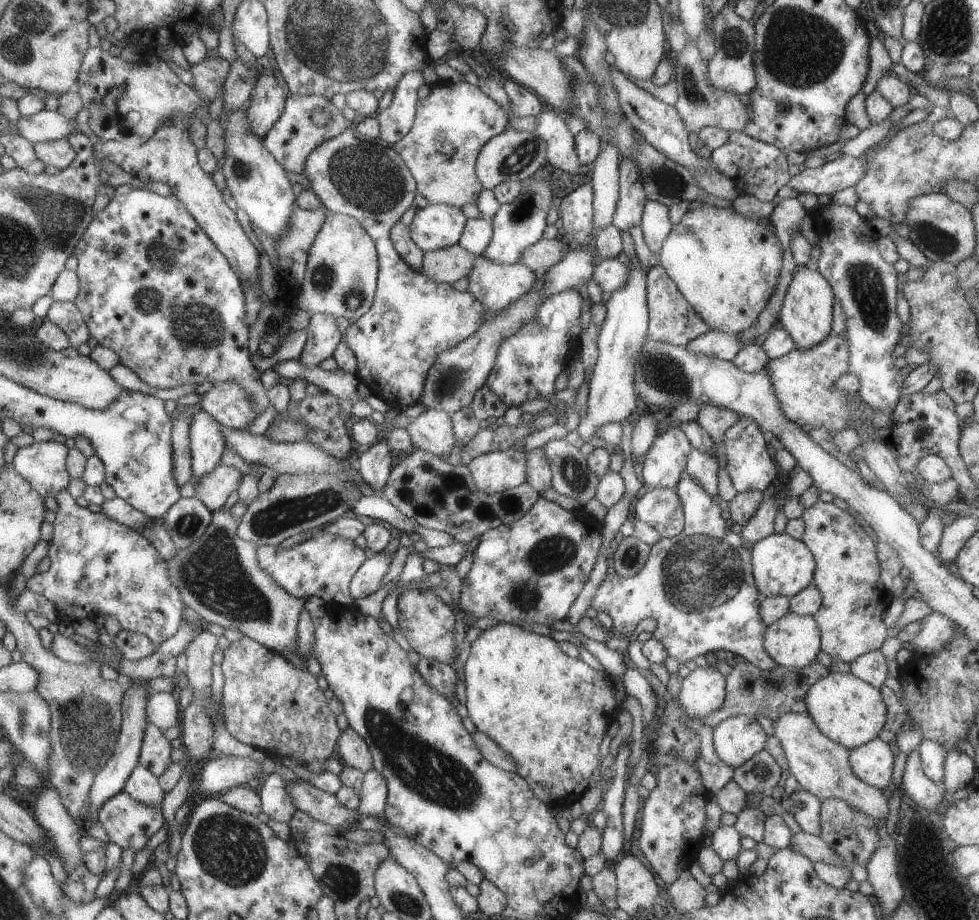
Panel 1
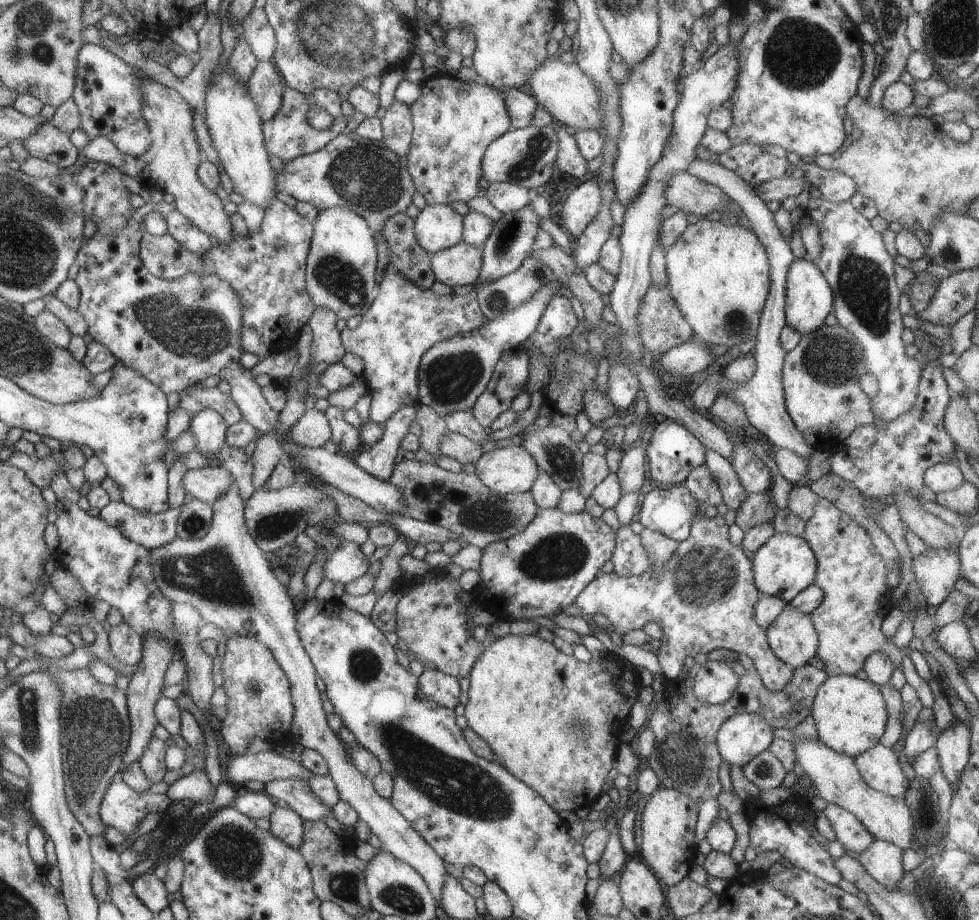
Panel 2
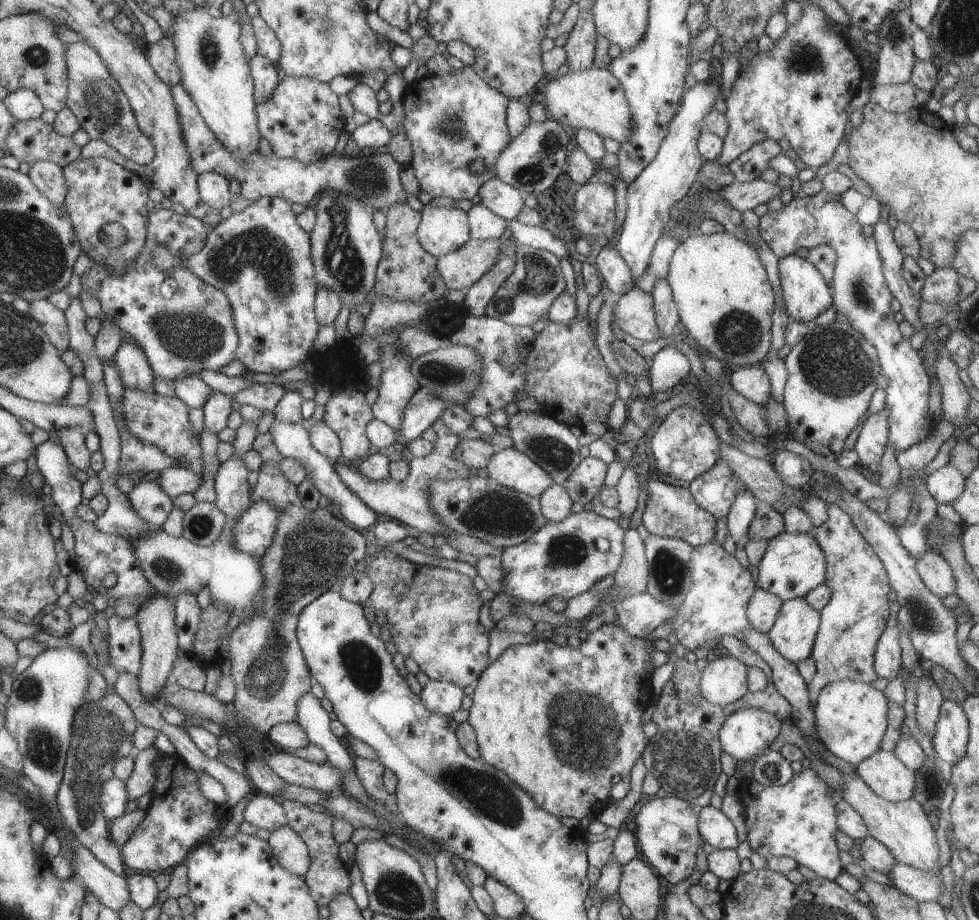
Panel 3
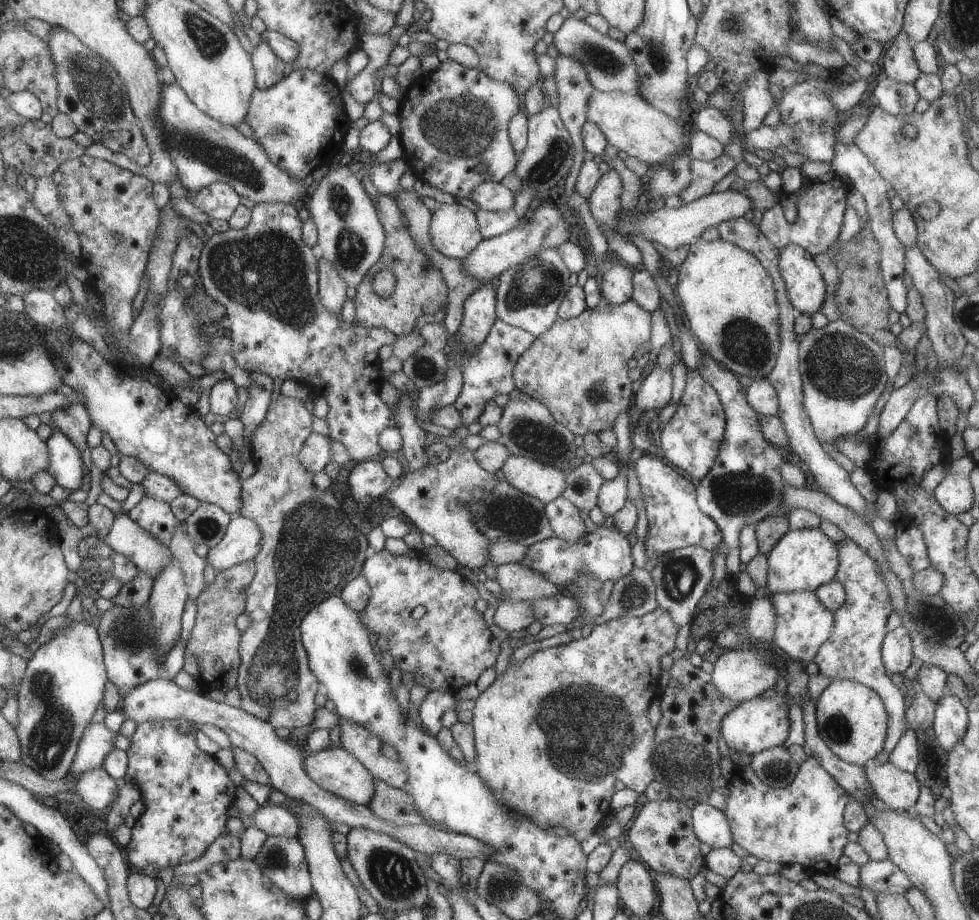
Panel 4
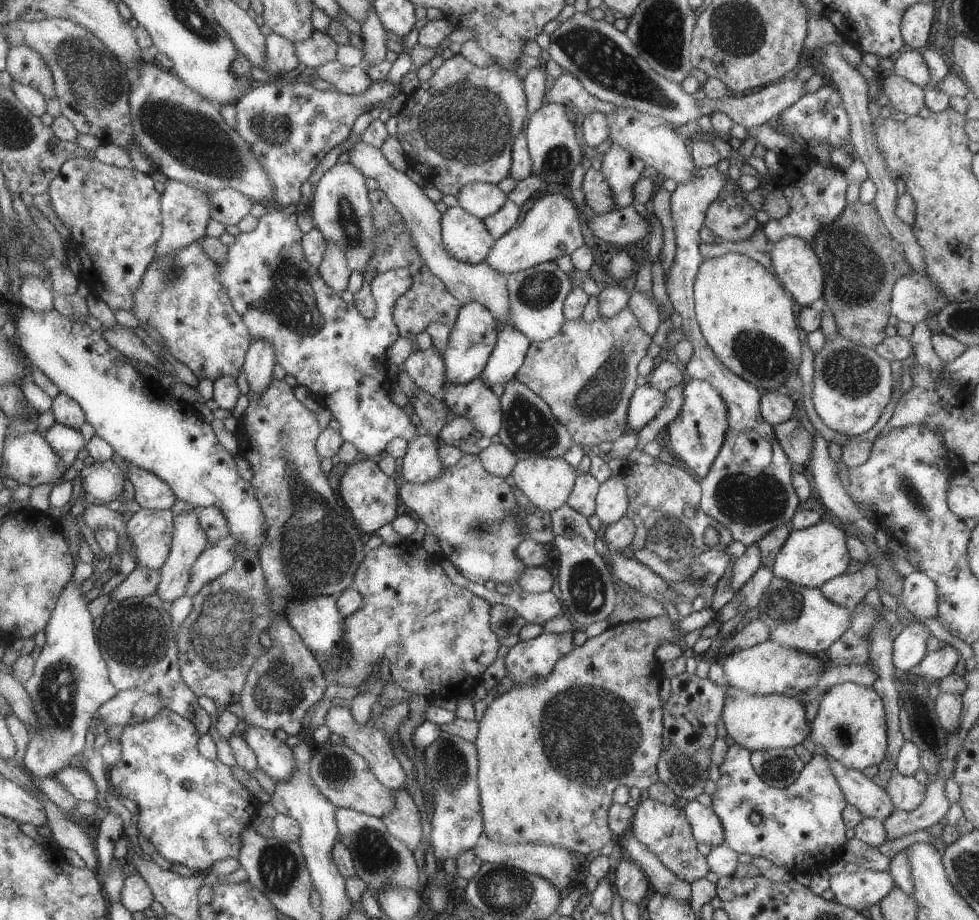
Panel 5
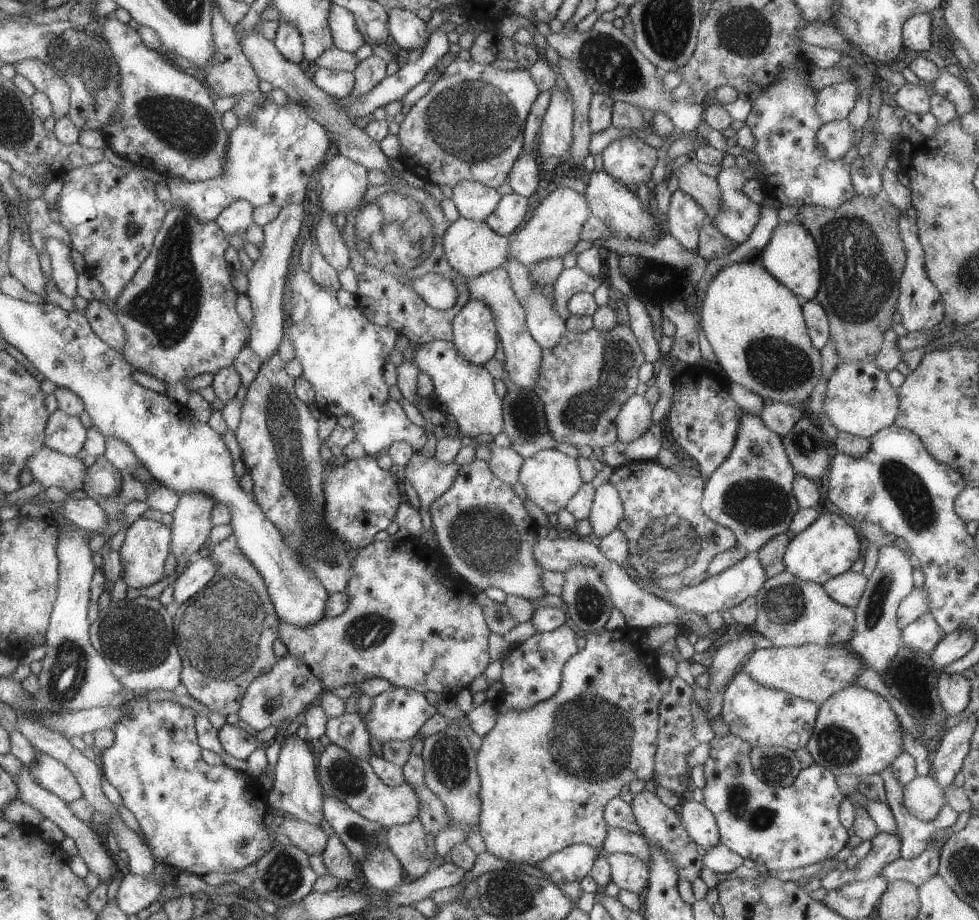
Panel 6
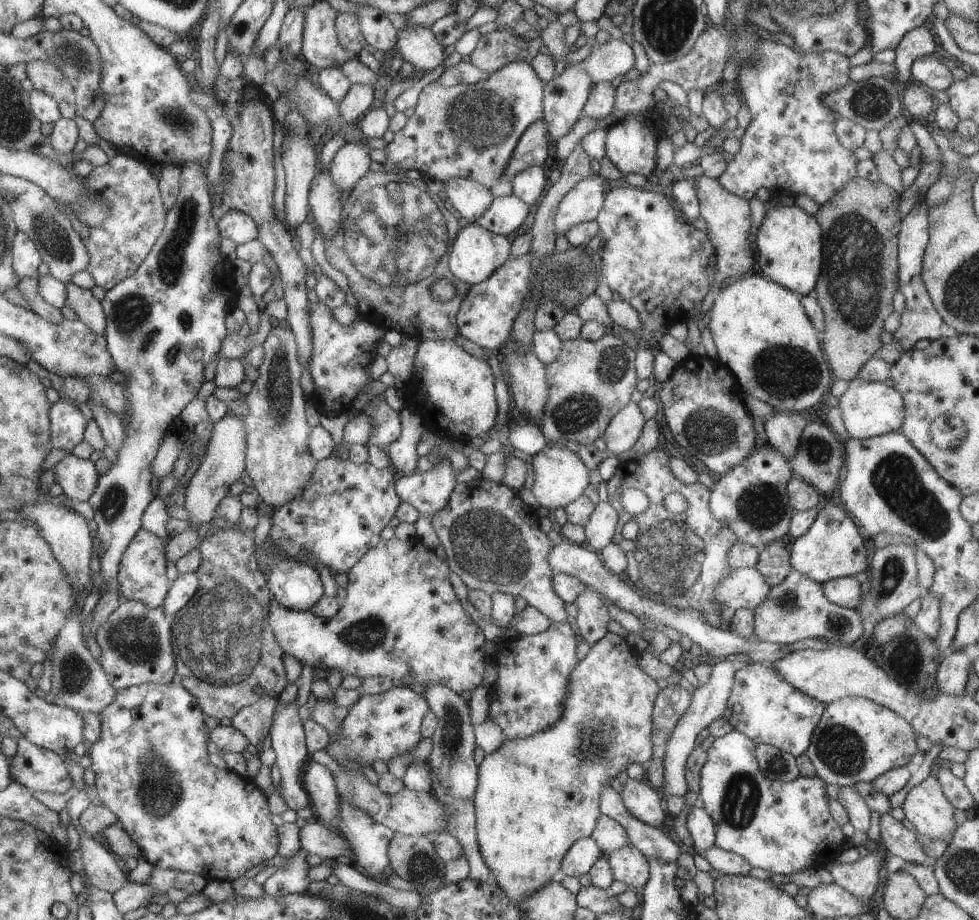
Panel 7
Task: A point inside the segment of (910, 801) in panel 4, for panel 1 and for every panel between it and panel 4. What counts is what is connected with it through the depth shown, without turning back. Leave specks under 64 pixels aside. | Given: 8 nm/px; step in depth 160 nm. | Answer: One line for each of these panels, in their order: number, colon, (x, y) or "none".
1: (872, 763)
2: (878, 766)
3: (887, 777)

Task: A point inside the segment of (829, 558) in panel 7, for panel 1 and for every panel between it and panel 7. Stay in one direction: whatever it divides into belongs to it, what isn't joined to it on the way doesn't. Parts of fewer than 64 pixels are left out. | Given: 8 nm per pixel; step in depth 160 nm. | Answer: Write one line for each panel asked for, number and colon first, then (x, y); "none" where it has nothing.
1: (781, 565)
2: (783, 566)
3: (793, 564)
4: (801, 560)
5: (809, 557)
6: (828, 547)

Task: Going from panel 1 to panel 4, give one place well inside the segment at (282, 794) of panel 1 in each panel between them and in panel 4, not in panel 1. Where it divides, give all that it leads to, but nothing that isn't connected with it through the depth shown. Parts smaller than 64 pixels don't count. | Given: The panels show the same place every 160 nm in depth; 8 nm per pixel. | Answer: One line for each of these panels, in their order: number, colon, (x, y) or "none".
2: (285, 825)
3: (289, 851)
4: (280, 859)

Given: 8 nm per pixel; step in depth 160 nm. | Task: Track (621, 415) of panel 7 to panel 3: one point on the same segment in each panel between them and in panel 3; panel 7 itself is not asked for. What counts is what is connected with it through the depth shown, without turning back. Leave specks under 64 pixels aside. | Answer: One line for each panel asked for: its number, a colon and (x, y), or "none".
3: (668, 365)
4: (655, 392)
5: (645, 402)
6: (633, 419)

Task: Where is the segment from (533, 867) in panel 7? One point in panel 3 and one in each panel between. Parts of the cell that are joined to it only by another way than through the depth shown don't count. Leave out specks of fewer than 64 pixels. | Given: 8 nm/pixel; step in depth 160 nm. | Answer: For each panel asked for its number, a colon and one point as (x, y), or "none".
3: (559, 721)
4: (551, 734)
5: (550, 754)
6: (545, 774)

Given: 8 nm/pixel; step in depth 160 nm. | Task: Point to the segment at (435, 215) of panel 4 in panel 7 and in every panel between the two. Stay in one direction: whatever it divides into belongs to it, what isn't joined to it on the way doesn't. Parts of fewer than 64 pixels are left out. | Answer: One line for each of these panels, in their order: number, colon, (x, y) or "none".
5: (465, 237)
6: (471, 247)
7: (475, 254)

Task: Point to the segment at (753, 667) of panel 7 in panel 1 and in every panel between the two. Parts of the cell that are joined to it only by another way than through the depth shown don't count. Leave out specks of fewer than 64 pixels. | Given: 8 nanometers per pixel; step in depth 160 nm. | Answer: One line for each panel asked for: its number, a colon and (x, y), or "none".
1: (736, 739)
2: (739, 738)
3: (744, 734)
4: (759, 723)
5: (757, 722)
6: (759, 715)

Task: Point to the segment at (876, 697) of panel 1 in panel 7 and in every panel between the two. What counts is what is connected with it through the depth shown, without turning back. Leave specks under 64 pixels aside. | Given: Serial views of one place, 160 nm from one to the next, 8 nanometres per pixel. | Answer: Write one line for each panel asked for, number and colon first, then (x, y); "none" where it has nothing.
2: (850, 715)
3: (850, 717)
4: (851, 720)
5: (849, 727)
6: (855, 732)
7: (855, 740)

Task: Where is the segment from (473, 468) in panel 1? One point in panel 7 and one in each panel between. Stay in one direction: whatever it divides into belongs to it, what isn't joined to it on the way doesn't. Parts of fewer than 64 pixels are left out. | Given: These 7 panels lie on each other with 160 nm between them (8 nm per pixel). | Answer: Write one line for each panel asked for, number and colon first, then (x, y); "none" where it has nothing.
2: (511, 469)
3: (510, 468)
4: (545, 482)
5: (546, 482)
6: (549, 477)
7: (559, 477)

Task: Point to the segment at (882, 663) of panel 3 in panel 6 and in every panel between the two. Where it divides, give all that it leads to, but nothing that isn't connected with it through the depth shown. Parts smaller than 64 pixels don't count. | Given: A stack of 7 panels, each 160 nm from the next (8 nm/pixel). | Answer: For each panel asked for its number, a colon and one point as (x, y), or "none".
4: (896, 648)
5: (909, 646)
6: (923, 634)

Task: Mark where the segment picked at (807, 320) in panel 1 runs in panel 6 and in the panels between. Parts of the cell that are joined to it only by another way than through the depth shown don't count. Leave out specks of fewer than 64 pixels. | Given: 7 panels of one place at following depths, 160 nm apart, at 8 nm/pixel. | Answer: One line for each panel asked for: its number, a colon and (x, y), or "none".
2: (808, 299)
3: (806, 294)
4: (805, 289)
5: (794, 262)
6: (790, 255)

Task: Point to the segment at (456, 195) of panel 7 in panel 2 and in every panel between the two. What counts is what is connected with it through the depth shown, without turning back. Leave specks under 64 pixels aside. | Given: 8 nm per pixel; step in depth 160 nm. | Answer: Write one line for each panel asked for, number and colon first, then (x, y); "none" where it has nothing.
2: (505, 197)
3: (502, 199)
4: (489, 196)
5: (479, 199)
6: (473, 200)

